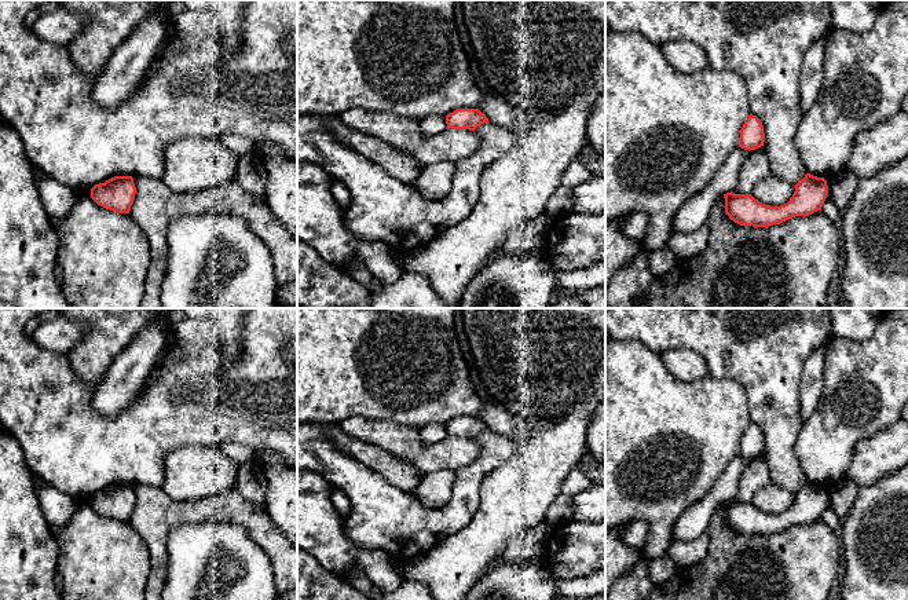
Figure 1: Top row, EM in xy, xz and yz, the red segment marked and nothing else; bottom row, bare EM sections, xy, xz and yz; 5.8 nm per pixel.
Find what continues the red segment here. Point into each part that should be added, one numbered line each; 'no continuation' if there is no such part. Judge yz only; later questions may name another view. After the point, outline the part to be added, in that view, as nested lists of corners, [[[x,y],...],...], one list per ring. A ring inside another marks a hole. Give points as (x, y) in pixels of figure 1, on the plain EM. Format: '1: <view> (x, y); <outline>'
no continuation

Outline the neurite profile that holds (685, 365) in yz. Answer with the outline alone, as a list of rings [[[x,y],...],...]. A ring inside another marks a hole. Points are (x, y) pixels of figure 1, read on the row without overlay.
[[[674,348],[660,354],[667,372],[682,383],[692,383],[709,376],[704,359],[692,350]]]

